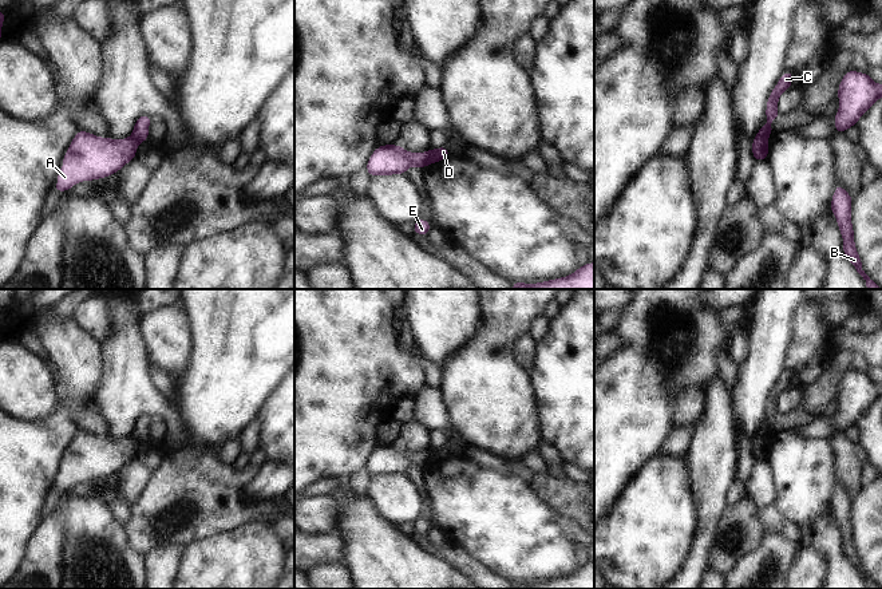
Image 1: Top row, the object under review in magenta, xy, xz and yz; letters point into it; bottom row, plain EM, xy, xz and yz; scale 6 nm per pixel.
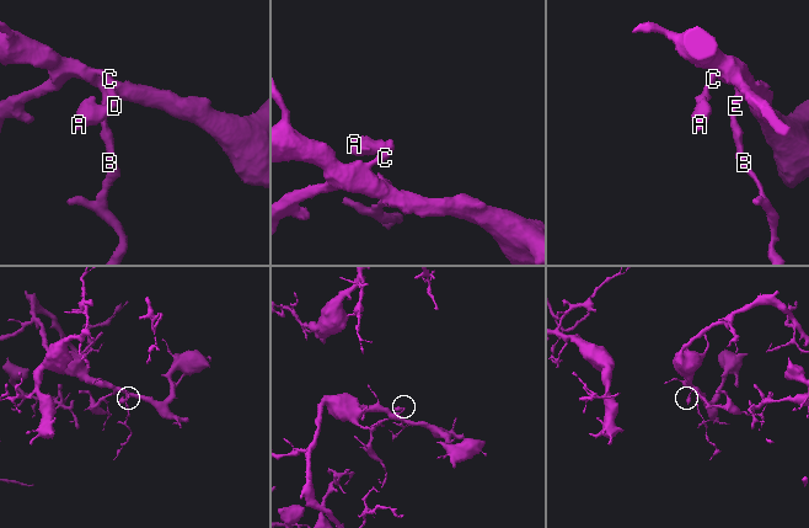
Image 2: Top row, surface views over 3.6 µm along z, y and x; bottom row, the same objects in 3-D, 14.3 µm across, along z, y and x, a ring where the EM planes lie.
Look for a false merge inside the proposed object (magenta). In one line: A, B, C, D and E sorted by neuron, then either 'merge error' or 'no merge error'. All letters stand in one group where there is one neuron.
A / B C D E | merge error

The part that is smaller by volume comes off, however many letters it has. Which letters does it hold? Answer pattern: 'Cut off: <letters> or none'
Cut off: A

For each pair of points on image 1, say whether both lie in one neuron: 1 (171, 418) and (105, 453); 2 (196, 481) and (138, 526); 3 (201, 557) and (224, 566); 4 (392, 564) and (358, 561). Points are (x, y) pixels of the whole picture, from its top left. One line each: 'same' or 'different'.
1: different
2: same
3: same
4: same

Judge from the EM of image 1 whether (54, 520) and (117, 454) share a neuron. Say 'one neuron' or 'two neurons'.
two neurons

